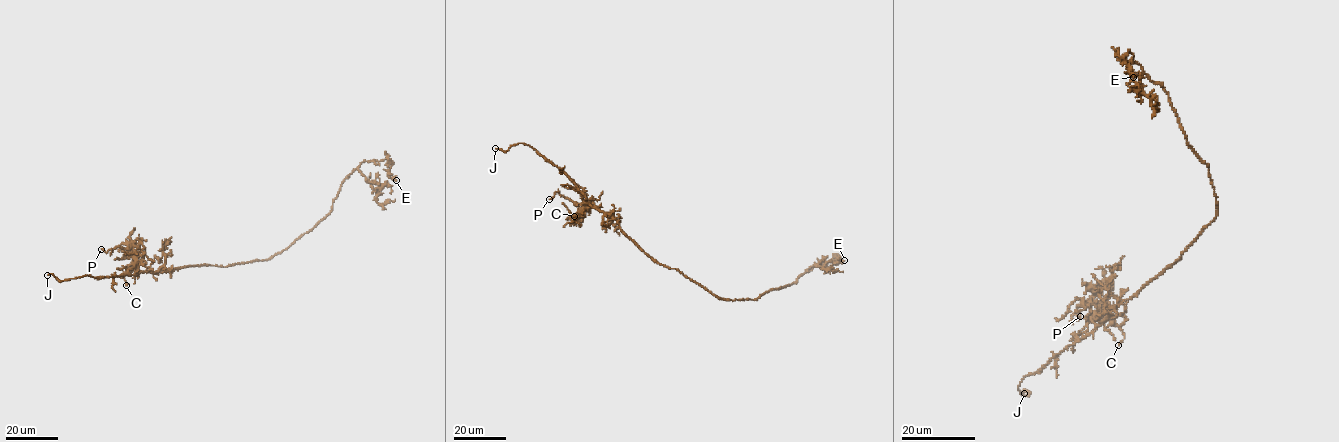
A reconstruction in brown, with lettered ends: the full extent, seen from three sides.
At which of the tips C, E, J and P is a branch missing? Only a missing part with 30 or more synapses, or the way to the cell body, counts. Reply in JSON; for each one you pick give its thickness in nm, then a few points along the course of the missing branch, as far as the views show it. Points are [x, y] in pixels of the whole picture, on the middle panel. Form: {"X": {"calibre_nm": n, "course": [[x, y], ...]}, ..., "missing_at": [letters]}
{"J": {"calibre_nm": 200, "course": [[495, 148], [461, 153], [449, 159]]}, "missing_at": ["J"]}

